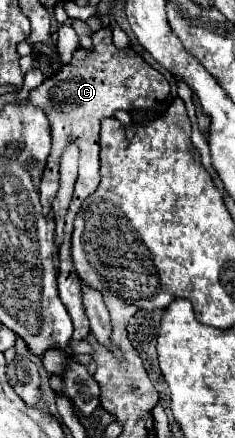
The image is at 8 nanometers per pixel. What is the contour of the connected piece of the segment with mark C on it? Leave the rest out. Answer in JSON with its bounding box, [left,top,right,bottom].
[30,27,170,339]

